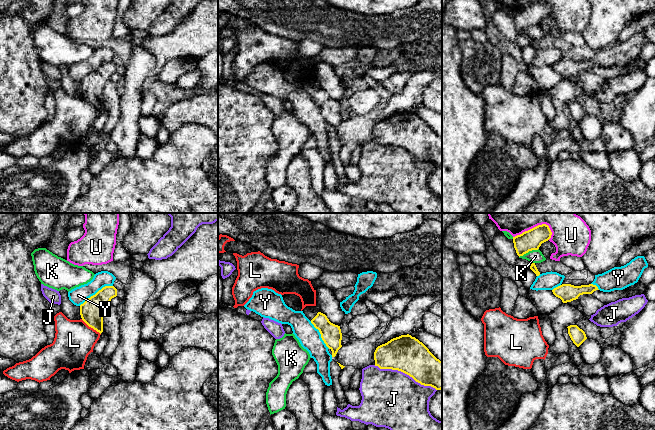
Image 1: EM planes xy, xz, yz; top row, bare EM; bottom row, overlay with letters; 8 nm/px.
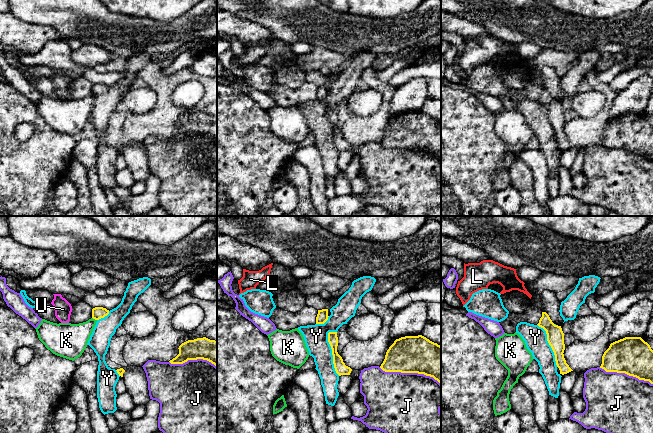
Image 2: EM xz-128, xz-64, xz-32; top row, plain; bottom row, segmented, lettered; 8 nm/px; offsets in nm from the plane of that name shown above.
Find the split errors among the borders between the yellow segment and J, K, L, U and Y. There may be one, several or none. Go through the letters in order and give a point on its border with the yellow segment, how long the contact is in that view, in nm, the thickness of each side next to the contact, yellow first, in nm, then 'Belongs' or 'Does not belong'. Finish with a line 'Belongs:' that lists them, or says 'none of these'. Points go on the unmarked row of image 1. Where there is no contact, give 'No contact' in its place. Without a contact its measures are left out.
J: Touches yellow at xz (405, 149). Shared border 550 nm. Thickness 300 nm (yellow) against 460 nm. Does not belong
K: Touches yellow at yz (528, 27). Shared border 180 nm. Thickness 160 nm (yellow) against 110 nm. Does not belong
L: Touches yellow at xy (91, 103). Shared border 200 nm. Thickness 190 nm (yellow) against 320 nm. Does not belong
U: Touches yellow at yz (528, 6). Shared border 260 nm. Thickness 160 nm (yellow) against 100 nm. Does not belong
Y: Touches yellow at xy (96, 69). Shared border 320 nm. Thickness 190 nm (yellow) against 140 nm. Does not belong
Belongs: none of these

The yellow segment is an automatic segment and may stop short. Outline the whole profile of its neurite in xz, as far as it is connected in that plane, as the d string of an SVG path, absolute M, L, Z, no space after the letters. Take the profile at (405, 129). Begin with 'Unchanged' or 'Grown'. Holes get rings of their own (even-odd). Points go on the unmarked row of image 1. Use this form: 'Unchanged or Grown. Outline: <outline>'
Unchanged. Outline: M401 111L378 122L375 142L401 147L424 162L442 165L442 137L411 111Z

